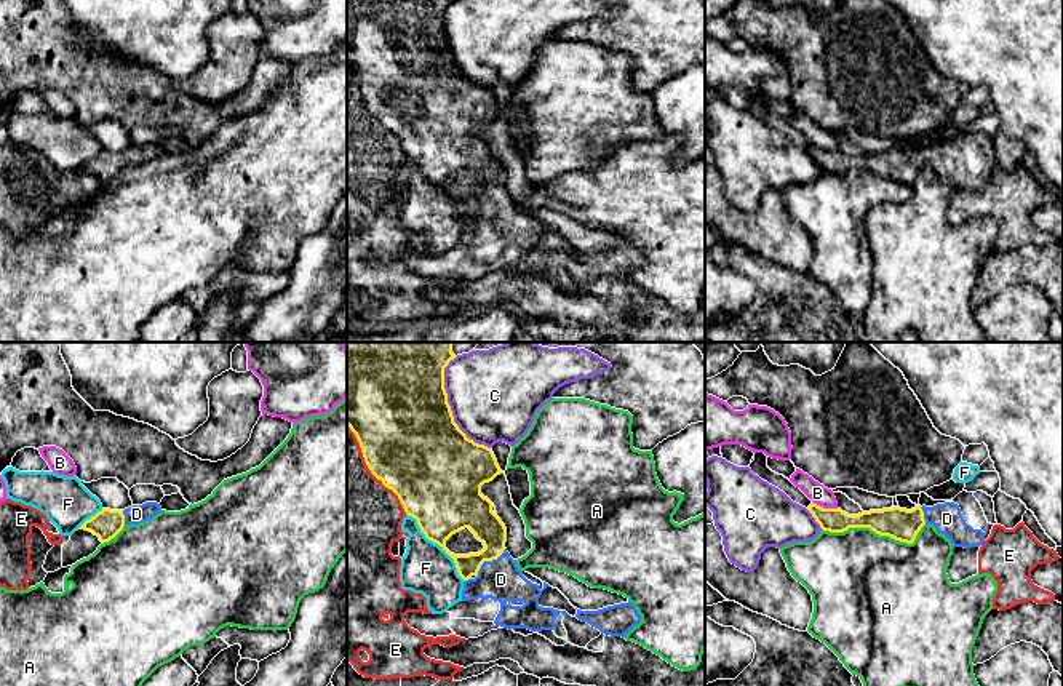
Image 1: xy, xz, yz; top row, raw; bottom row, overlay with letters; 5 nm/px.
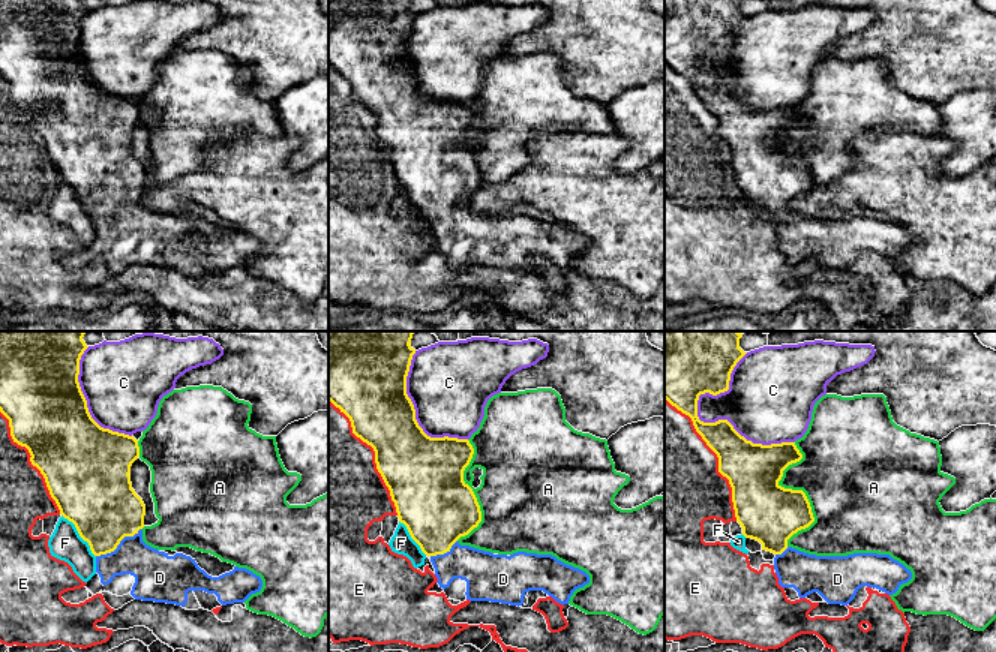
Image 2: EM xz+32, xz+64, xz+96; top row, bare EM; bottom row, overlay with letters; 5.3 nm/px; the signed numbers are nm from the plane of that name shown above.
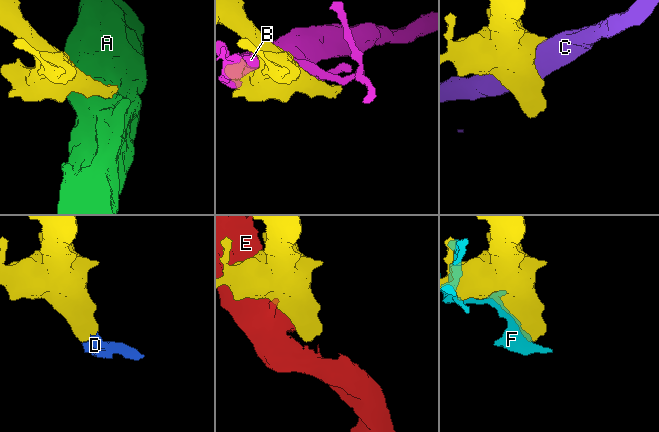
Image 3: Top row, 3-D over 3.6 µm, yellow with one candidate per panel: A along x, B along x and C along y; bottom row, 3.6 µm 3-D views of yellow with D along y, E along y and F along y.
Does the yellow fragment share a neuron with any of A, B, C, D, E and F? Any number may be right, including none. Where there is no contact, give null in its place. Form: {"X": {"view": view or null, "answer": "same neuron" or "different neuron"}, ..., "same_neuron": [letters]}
{"A": {"view": "yz", "answer": "different neuron"}, "B": {"view": "yz", "answer": "different neuron"}, "C": {"view": "xz", "answer": "different neuron"}, "D": {"view": "xz", "answer": "same neuron"}, "E": {"view": "xz", "answer": "different neuron"}, "F": {"view": "xz", "answer": "different neuron"}, "same_neuron": ["D"]}

